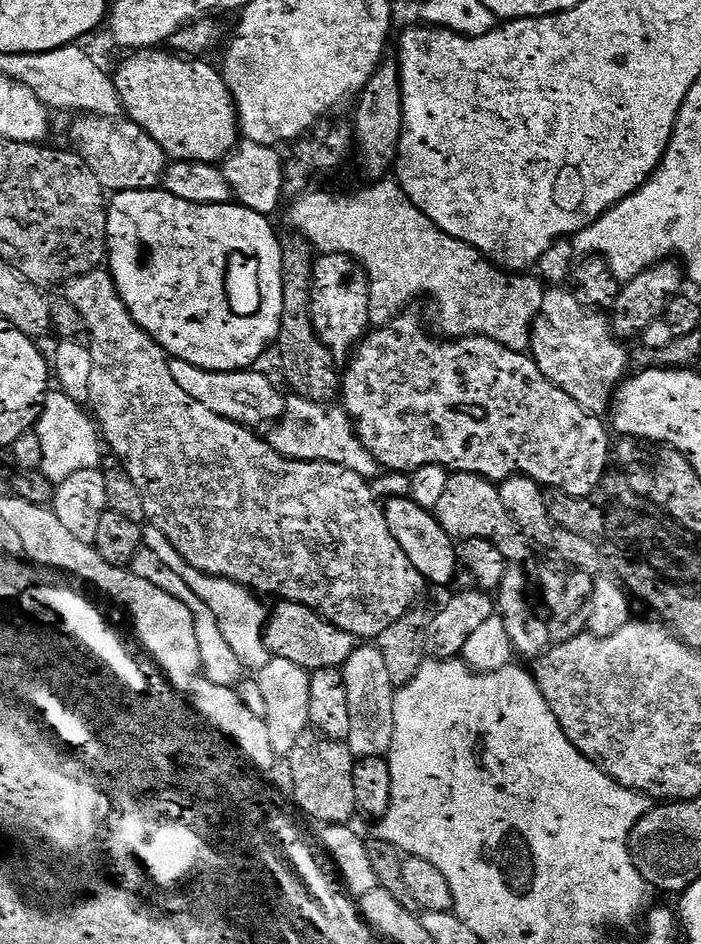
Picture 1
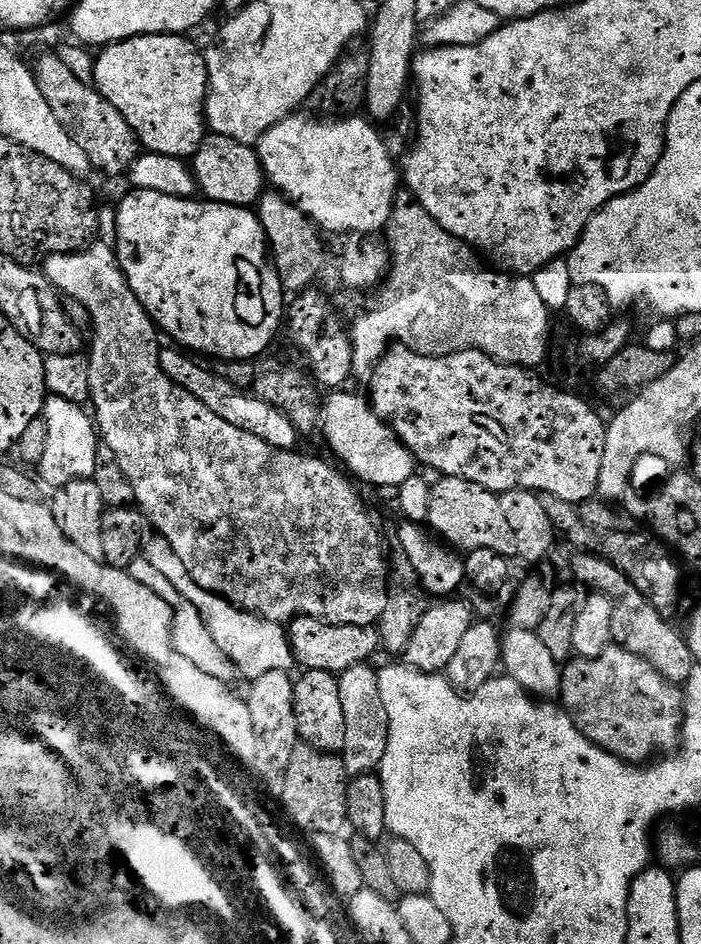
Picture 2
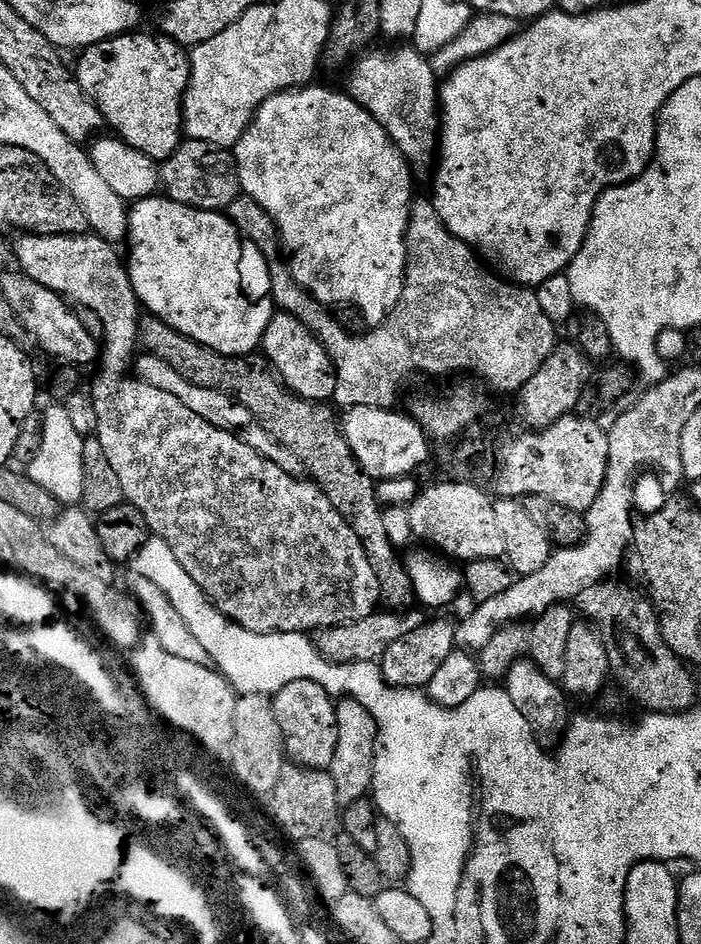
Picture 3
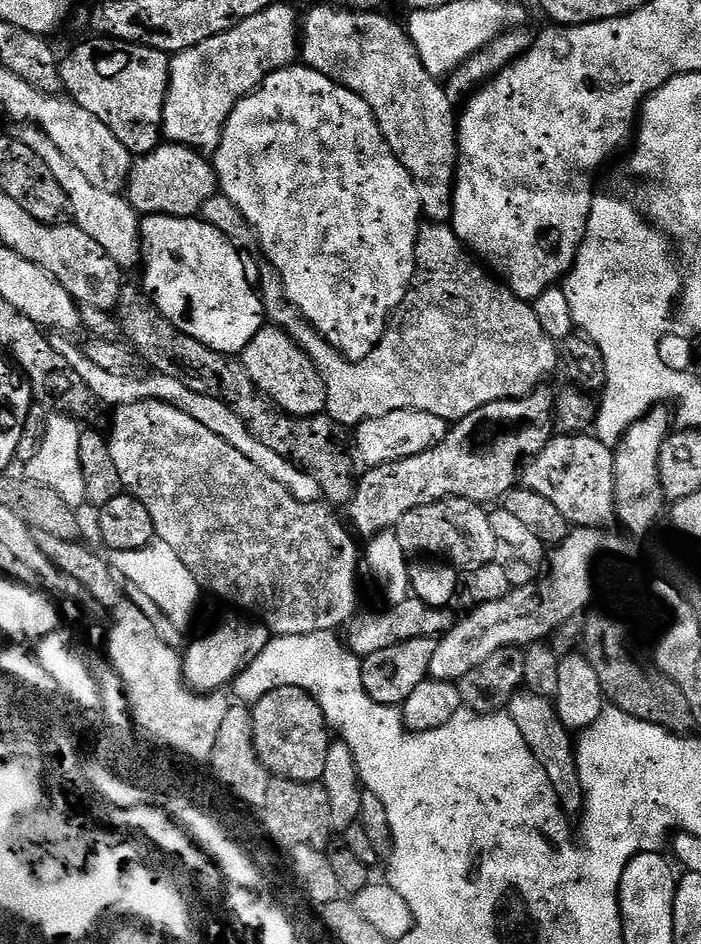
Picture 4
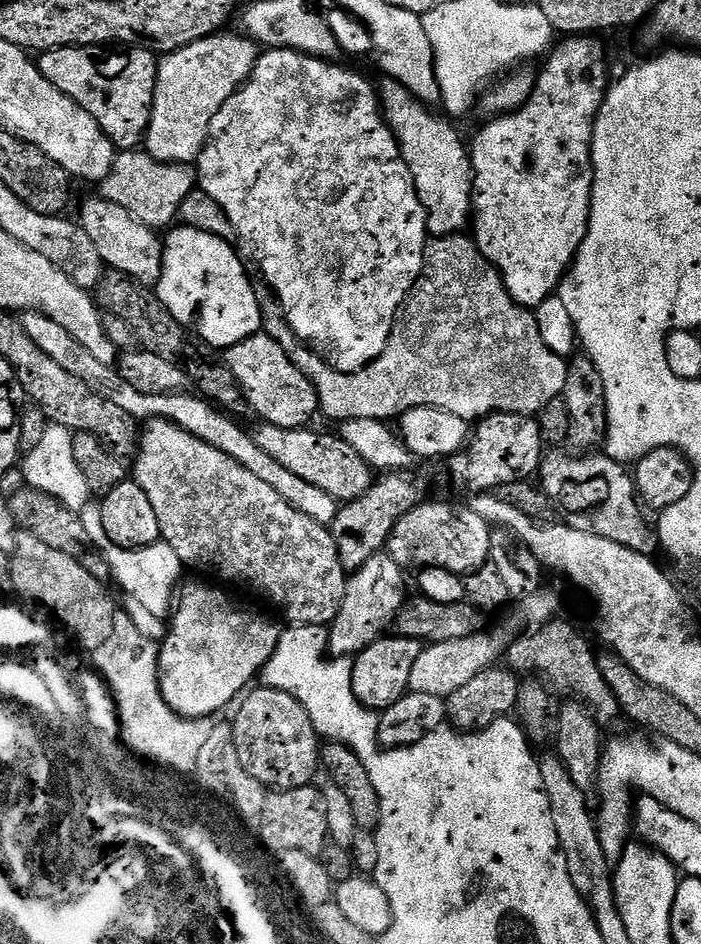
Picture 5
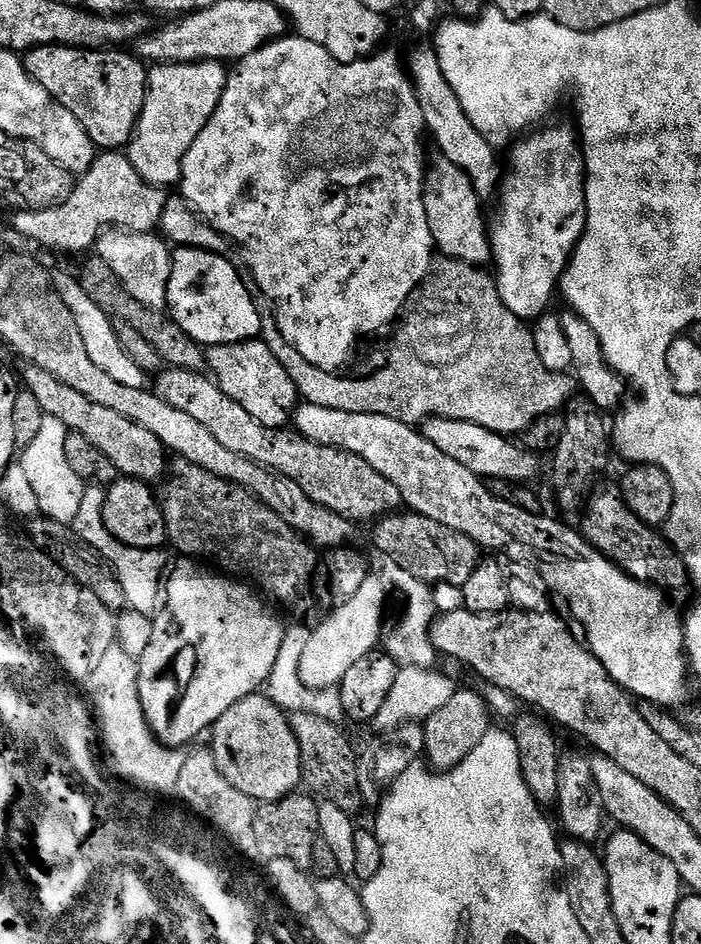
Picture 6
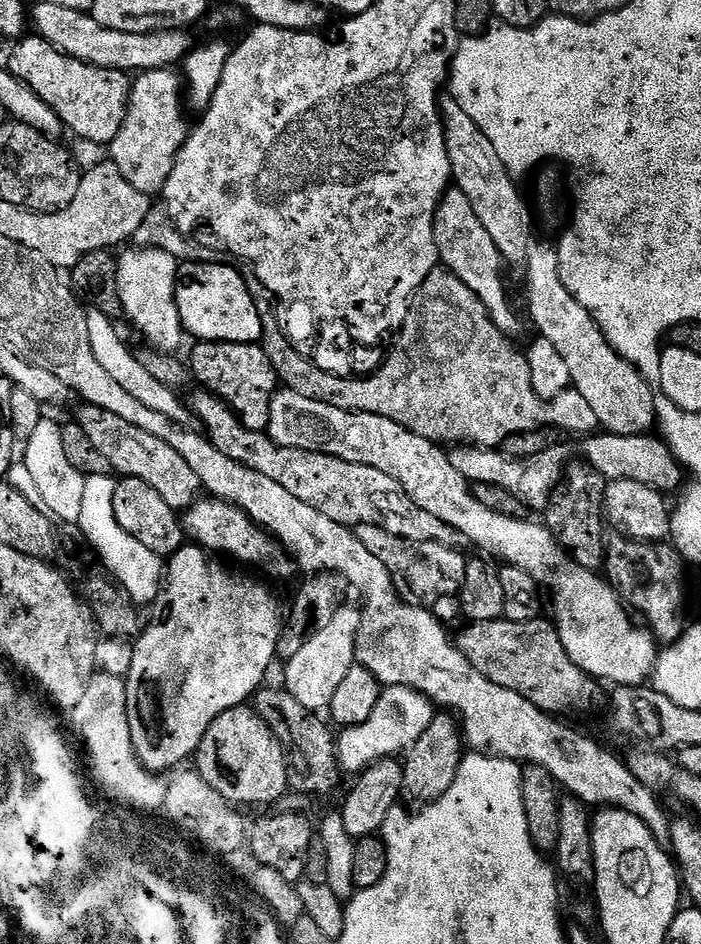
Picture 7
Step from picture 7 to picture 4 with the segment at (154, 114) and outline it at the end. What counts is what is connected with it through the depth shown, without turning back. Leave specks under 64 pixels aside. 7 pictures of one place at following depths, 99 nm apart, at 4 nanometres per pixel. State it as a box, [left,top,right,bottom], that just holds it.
[162,2,298,154]

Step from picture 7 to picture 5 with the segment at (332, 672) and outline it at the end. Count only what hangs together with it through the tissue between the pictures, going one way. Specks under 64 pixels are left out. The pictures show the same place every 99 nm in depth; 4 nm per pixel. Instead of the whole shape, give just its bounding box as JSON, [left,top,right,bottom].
[326,554,406,657]

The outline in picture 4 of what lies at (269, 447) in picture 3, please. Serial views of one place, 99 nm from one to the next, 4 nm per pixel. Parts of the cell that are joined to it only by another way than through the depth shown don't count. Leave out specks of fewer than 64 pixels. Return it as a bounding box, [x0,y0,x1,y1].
[51,334,321,503]

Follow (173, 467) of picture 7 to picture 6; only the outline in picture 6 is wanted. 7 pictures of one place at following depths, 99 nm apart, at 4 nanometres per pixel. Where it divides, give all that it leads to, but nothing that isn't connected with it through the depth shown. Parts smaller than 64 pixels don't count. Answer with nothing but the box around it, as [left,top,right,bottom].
[22,366,170,482]

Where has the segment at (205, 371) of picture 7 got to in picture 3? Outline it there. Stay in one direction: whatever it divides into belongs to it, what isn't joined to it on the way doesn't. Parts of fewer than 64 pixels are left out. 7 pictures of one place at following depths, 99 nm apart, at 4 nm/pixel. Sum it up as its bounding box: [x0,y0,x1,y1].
[262,311,336,403]

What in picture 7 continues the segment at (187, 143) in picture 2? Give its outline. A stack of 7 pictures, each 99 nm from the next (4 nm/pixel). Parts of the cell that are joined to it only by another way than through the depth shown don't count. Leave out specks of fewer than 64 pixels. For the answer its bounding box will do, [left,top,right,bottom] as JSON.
[7,34,132,145]

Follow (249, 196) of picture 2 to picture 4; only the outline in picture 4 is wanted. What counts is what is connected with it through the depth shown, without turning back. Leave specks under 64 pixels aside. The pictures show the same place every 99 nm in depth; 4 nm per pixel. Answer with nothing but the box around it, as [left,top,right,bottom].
[126,142,217,216]

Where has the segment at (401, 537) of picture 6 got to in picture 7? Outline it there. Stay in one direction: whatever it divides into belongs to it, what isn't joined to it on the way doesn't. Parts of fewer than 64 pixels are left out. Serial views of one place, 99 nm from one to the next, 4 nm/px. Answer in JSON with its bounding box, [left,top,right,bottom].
[355,524,468,602]

